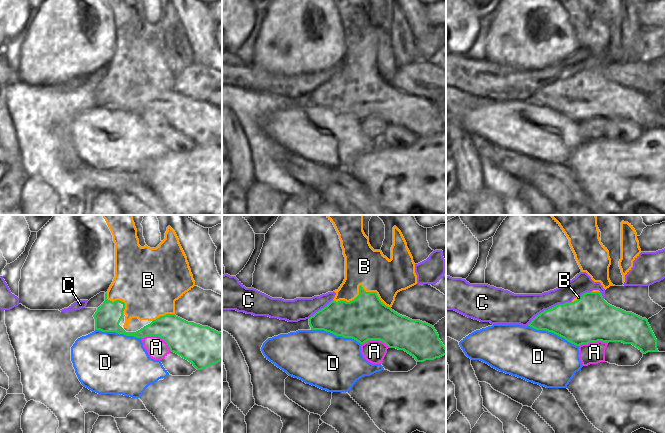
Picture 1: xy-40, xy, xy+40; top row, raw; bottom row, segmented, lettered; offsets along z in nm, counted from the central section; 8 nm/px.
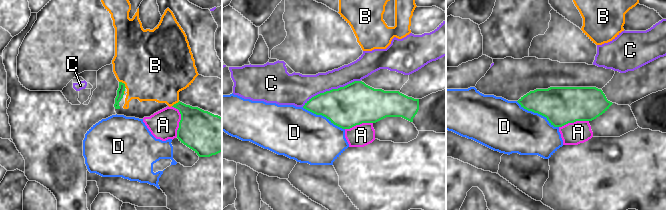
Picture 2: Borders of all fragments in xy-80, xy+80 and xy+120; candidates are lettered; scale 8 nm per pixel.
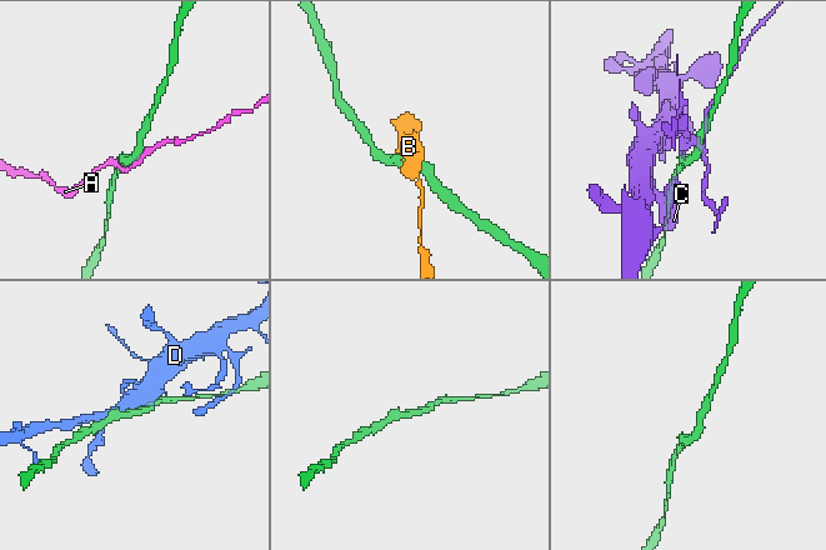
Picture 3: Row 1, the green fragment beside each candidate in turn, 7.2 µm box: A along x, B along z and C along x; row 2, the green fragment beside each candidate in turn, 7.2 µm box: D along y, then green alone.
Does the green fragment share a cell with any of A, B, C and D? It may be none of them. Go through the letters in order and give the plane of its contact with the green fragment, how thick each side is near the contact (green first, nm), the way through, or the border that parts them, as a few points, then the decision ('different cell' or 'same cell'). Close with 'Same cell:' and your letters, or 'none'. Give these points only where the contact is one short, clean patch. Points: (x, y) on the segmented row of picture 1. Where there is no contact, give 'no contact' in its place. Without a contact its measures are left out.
A: meets green in xy-40; 280 nm thick on the green side, 170 nm on the other; different cell
B: meets green in xy; 340 nm thick on the green side, 320 nm on the other; different cell
C: meets green in xy+40; 340 nm thick on the green side, 240 nm on the other; different cell
D: meets green in xy+40; 360 nm thick on the green side, 440 nm on the other; different cell
Same cell: none

